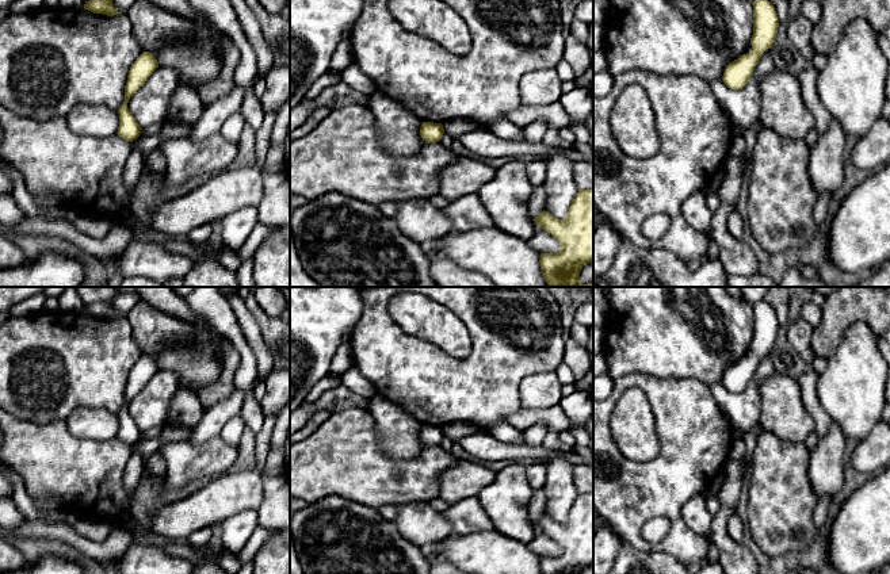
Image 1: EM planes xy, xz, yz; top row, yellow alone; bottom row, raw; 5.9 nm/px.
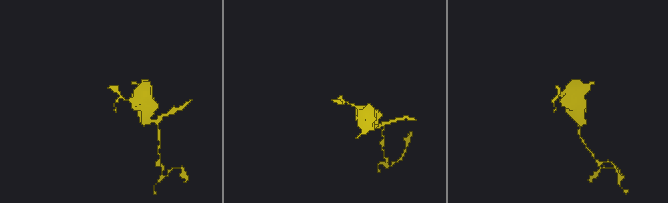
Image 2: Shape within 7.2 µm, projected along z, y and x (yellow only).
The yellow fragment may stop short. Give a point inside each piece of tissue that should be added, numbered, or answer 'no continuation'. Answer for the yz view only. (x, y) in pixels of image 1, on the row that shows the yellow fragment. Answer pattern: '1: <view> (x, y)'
no continuation

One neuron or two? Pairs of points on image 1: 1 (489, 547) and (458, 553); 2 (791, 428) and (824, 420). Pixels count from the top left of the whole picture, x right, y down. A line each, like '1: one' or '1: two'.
1: one
2: two

